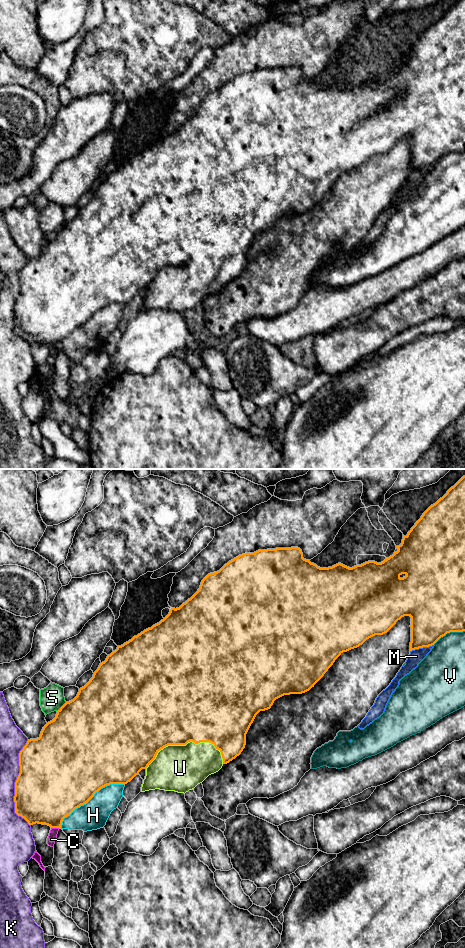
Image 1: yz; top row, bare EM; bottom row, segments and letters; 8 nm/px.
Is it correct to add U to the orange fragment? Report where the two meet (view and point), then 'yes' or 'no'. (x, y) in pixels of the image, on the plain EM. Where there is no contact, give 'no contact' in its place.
meets orange in yz at (184, 264); yes

